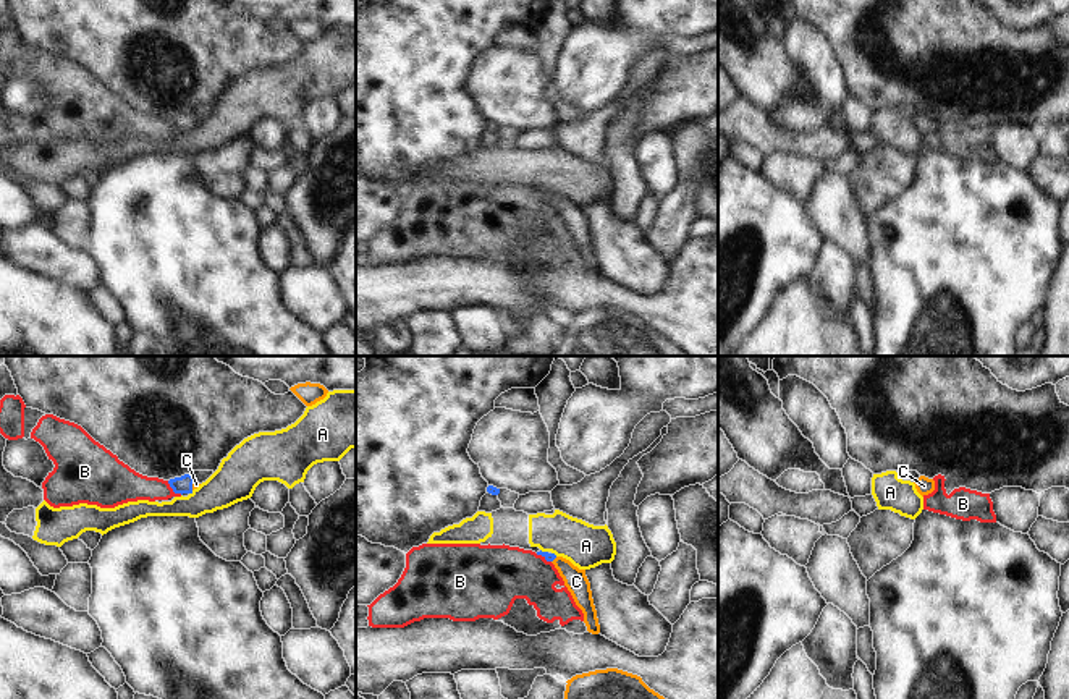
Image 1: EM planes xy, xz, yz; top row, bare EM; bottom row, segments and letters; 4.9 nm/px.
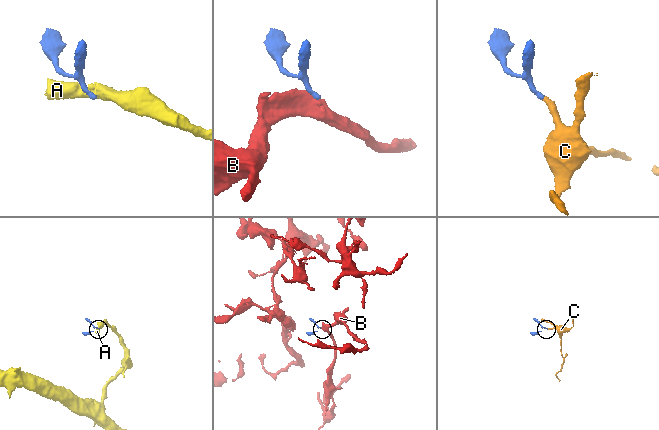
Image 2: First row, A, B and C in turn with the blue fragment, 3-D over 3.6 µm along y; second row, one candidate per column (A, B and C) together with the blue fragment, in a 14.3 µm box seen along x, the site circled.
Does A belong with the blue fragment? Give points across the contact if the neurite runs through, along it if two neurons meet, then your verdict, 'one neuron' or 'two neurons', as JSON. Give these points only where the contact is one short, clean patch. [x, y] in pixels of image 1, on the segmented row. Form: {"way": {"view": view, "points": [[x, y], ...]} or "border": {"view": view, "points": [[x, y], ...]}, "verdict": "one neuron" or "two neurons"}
{"border": {"view": "xy", "points": [[193, 491], [190, 494]]}, "verdict": "two neurons"}

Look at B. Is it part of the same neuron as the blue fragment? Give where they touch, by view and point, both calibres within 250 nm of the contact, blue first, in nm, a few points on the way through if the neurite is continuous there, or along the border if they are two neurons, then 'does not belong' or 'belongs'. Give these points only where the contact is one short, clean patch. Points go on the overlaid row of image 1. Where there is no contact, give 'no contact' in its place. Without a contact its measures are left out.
xy (173, 491) | 90/170 nm | along xy (167, 481), (175, 492), (181, 494) | does not belong

